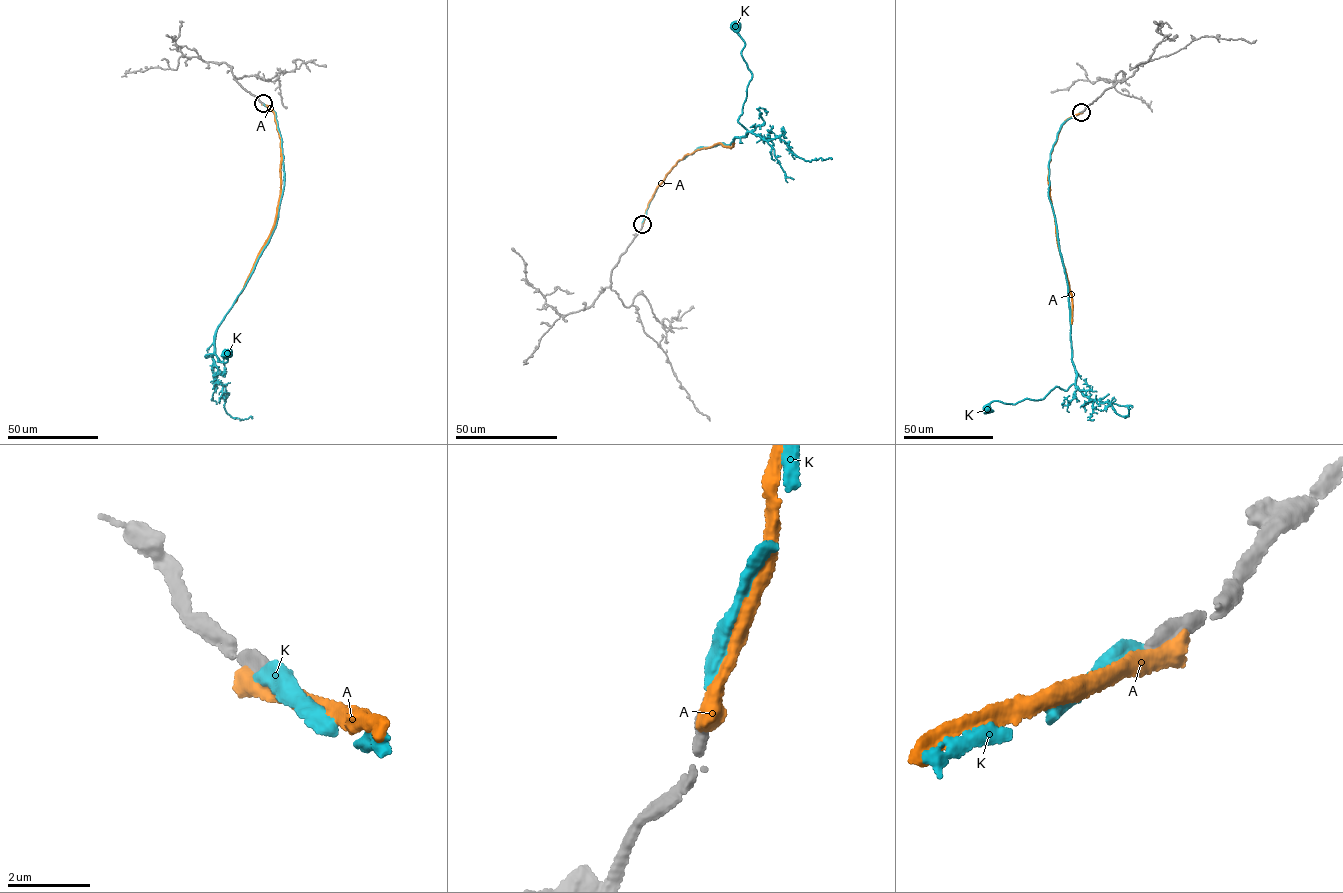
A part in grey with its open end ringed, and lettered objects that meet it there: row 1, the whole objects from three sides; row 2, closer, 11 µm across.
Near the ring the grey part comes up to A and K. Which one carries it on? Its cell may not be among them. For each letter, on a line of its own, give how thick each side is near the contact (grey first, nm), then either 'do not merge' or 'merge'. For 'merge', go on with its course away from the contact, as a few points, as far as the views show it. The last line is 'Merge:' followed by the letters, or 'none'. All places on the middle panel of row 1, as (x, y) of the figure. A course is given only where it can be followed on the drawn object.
A: calibres 400 and 550 nm; do not merge
K: calibres 320 and 320 nm; do not merge
Merge: none

